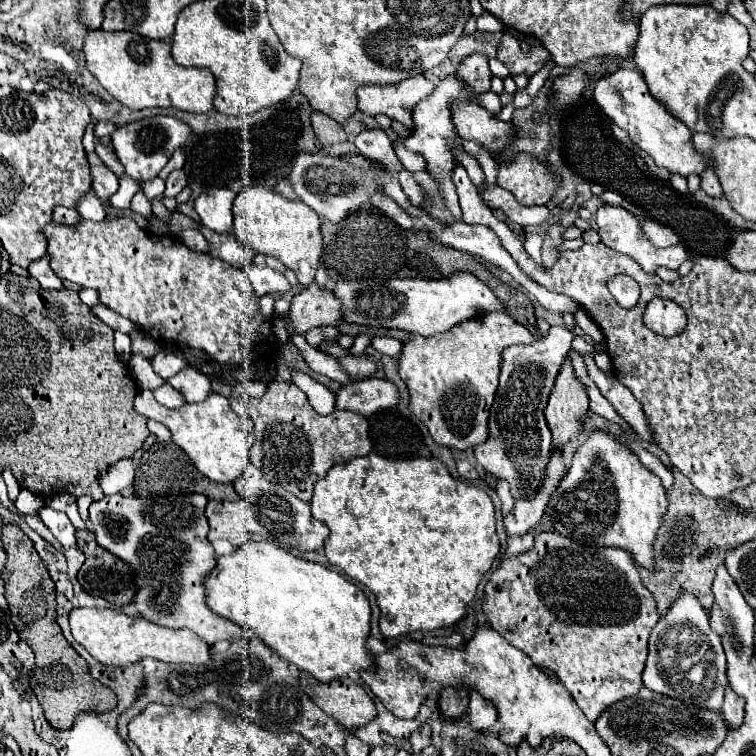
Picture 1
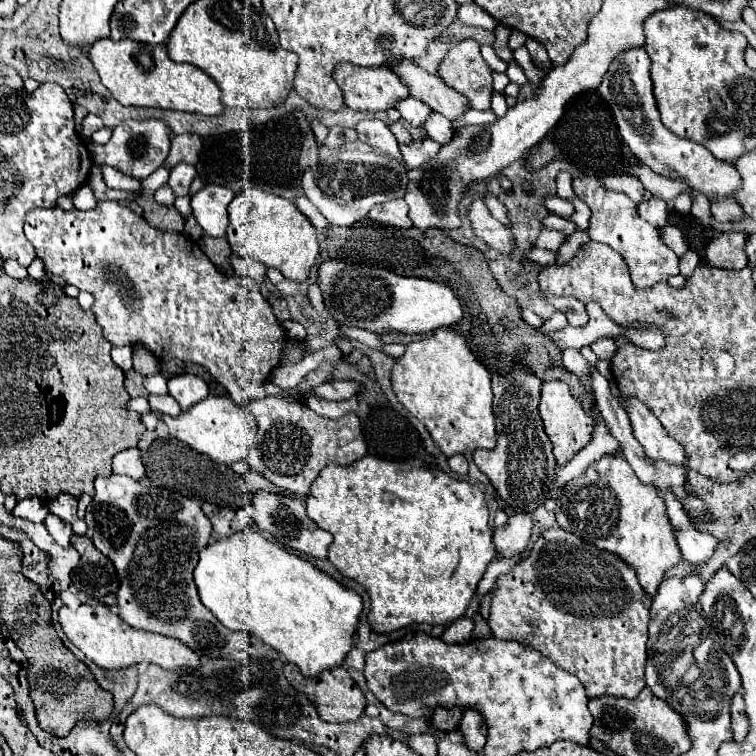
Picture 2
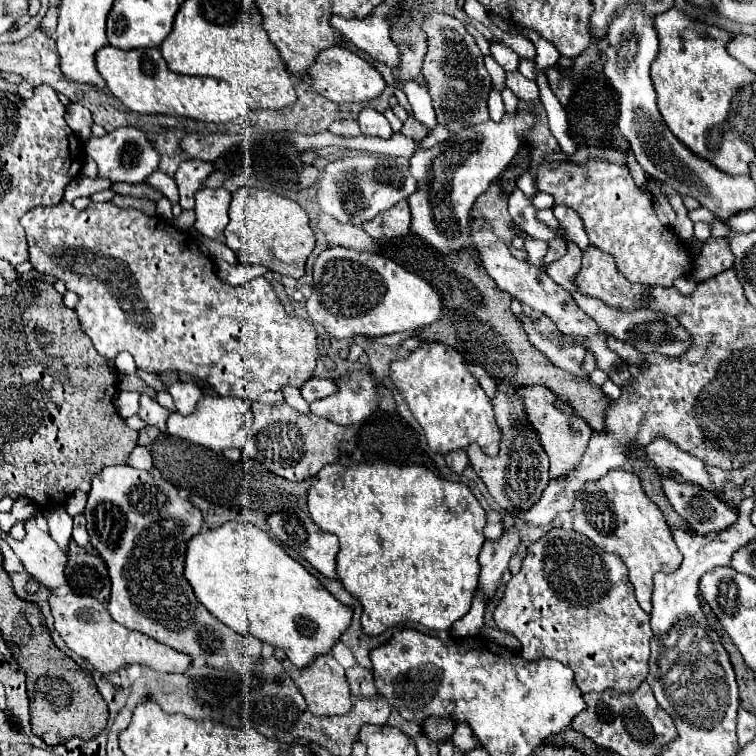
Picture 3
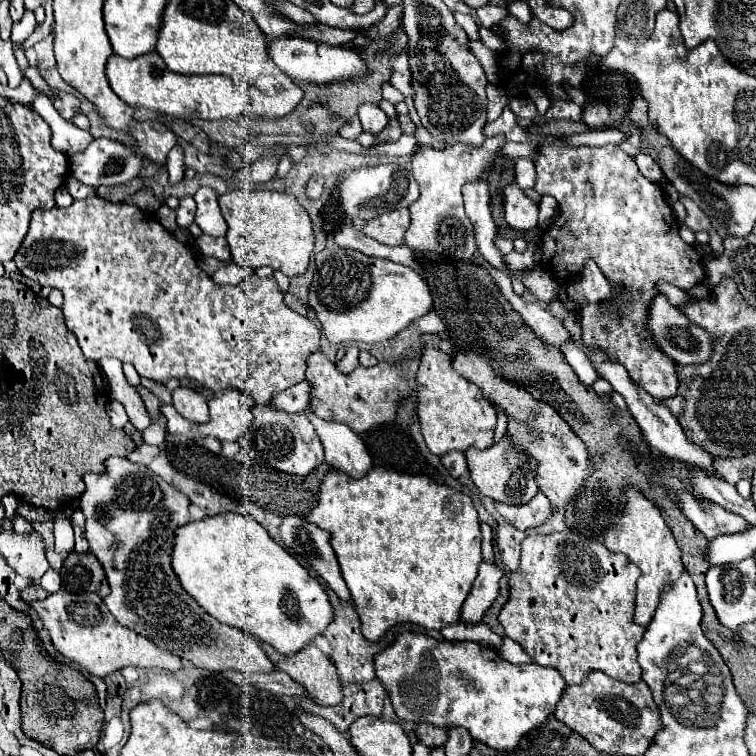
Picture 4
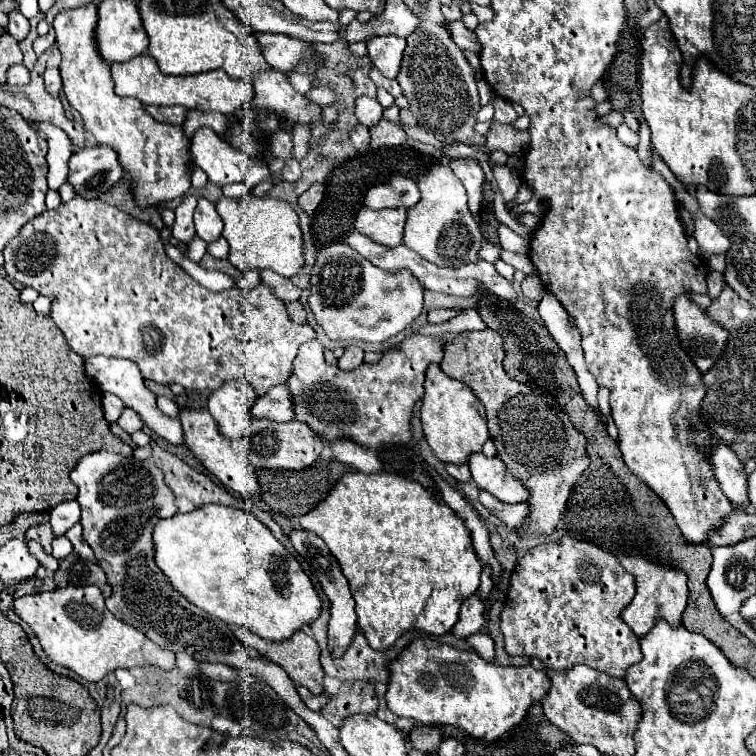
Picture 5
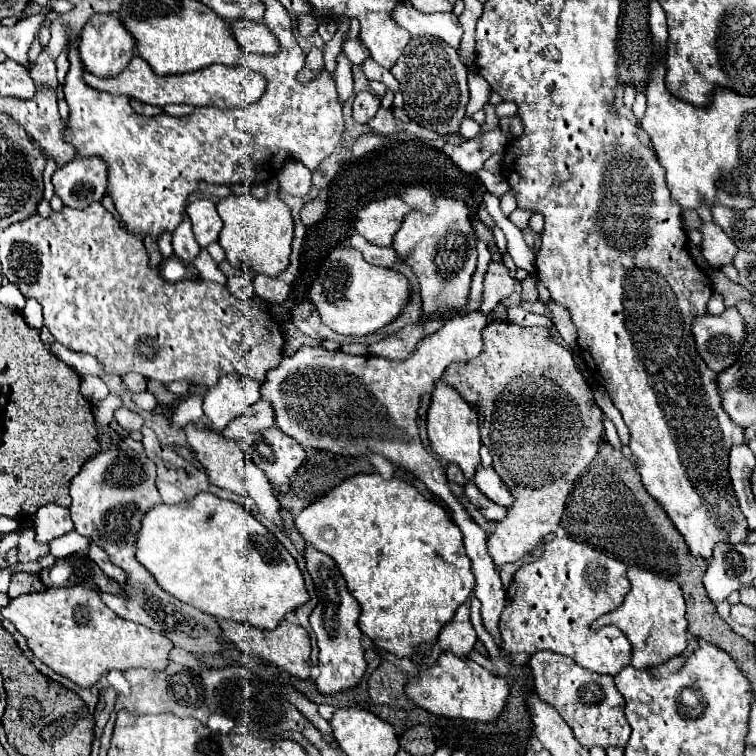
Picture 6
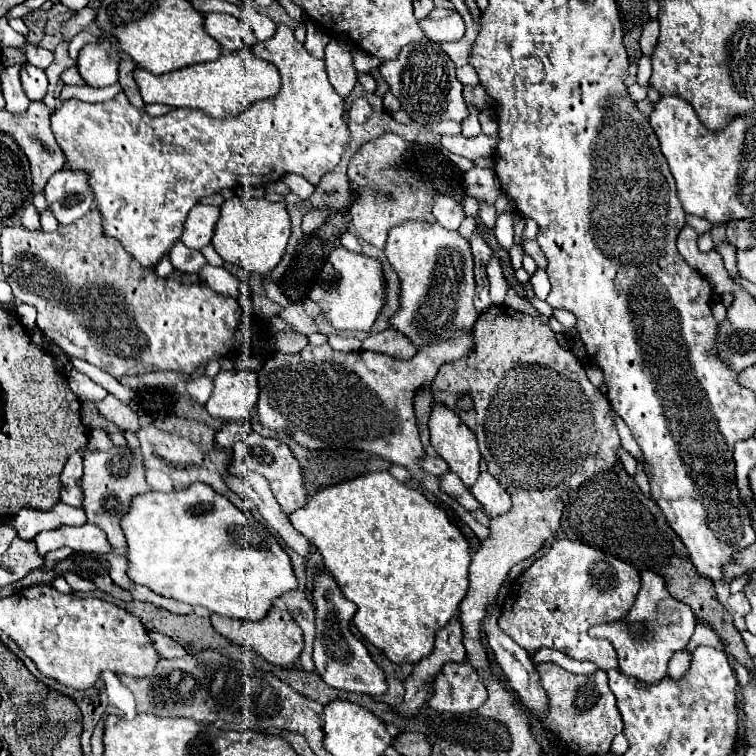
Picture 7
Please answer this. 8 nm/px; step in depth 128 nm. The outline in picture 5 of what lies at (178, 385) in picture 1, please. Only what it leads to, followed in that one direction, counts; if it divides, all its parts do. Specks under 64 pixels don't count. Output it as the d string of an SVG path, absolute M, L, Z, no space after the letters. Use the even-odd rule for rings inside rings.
M186 408L180 412L180 422L184 428L184 436L186 436L186 446L202 460L202 464L228 488L238 490L240 494L244 494L246 498L250 496L258 496L258 482L256 482L256 474L254 474L254 466L250 466L246 460L242 460L238 454L232 452L232 442L228 438L224 438L218 430L216 420L212 420L212 414L206 408Z

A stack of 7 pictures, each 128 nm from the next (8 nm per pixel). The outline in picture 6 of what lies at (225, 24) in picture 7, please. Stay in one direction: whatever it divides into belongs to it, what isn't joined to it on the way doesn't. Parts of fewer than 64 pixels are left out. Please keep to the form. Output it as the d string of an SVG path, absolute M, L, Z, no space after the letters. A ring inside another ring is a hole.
M236 20L232 22L232 30L236 32L236 38L246 52L266 54L266 56L276 56L280 52L278 38L262 22Z

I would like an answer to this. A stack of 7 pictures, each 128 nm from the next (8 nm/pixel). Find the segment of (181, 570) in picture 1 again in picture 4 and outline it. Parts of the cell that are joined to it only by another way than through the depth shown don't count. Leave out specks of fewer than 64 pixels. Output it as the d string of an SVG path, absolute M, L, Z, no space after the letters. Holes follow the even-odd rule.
M112 456L104 466L104 474L84 476L86 492L80 498L80 508L86 516L90 552L106 570L110 596L104 598L104 604L114 618L198 668L210 672L272 672L274 664L260 644L236 626L224 626L206 614L180 586L172 570L176 528L190 522L190 500L146 466L132 464L126 458Z

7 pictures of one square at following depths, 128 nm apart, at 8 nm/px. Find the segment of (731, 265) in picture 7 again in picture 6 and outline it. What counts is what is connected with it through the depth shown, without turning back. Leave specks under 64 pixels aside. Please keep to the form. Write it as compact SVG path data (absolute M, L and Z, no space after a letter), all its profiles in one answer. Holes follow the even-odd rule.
M700 222L698 230L702 232L700 250L702 250L702 256L706 258L706 262L712 268L722 268L726 264L732 264L732 258L734 258L738 248L724 234L724 230L714 222Z

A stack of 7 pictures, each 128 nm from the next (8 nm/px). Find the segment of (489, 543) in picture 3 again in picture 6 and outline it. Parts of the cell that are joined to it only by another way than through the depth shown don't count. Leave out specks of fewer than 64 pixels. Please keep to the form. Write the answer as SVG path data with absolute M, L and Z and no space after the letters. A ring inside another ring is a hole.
M464 602L456 610L456 616L452 618L452 624L450 626L446 624L442 628L442 632L438 636L438 642L432 648L432 656L424 658L420 662L420 666L432 666L436 662L438 654L444 652L444 650L450 650L450 652L454 652L456 656L462 658L462 656L466 656L474 648L476 640L478 640L478 636L474 632L472 622L470 622L470 604Z

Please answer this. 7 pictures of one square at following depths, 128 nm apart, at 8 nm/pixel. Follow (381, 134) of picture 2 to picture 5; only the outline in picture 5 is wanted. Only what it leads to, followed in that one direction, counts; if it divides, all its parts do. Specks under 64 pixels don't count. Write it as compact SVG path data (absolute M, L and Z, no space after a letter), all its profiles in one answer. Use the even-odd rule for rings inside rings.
M360 96L356 100L356 118L360 124L364 124L366 128L376 126L382 120L382 106L378 104L378 100L372 100L368 96Z

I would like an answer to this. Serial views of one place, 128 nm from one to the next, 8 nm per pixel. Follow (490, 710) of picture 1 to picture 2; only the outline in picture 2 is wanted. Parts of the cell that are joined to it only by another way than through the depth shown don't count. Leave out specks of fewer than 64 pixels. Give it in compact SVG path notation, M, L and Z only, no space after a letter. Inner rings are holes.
M474 708L464 710L464 718L460 722L460 730L462 730L464 742L466 742L466 746L470 750L478 752L478 750L484 748L488 730L486 730L486 722L482 720L482 714L480 712L474 712Z

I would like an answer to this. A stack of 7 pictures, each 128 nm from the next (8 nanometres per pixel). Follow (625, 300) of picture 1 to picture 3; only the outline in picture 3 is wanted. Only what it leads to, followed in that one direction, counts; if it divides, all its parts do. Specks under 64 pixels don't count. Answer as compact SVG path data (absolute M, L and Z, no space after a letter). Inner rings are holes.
M588 160L584 166L546 162L538 168L536 184L540 192L554 196L556 204L570 206L580 214L590 244L610 252L626 280L648 286L672 286L674 278L686 276L692 270L684 244L668 226L658 222L652 196L636 188L626 168L604 160Z

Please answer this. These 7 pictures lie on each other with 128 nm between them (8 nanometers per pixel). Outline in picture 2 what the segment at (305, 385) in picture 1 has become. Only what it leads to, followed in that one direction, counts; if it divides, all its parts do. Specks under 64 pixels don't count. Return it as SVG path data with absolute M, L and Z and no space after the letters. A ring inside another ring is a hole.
M314 390L306 392L306 402L316 414L326 416L326 418L340 418L346 412L356 412L358 410L356 398L352 398L348 402L328 402L322 396L318 396Z

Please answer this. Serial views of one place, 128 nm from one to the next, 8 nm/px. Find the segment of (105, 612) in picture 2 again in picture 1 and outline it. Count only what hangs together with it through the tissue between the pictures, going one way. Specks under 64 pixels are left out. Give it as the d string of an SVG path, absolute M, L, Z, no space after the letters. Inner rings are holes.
M74 608L70 612L70 628L74 640L80 642L98 662L112 666L128 666L150 656L162 662L206 664L210 660L210 646L192 630L172 630L148 622L140 616L128 616L112 608Z

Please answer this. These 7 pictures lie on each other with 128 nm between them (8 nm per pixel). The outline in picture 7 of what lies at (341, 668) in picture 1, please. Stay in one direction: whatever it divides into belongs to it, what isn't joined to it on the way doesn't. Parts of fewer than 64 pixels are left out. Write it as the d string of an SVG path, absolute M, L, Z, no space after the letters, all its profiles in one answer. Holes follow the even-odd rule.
M202 482L170 494L148 492L144 496L136 496L128 516L122 520L122 528L128 542L128 576L162 596L176 598L190 606L204 606L210 612L228 618L258 622L268 616L276 598L298 588L290 556L282 550L276 536L254 516L242 512L228 498L220 496Z

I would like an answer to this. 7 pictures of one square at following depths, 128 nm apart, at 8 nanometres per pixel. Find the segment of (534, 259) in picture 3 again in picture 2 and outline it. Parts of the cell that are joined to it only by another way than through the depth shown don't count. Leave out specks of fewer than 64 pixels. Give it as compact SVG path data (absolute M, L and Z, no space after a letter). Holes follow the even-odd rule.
M544 230L544 232L538 236L536 246L556 252L564 240L566 240L566 234L564 234L564 232L560 232L560 230Z

